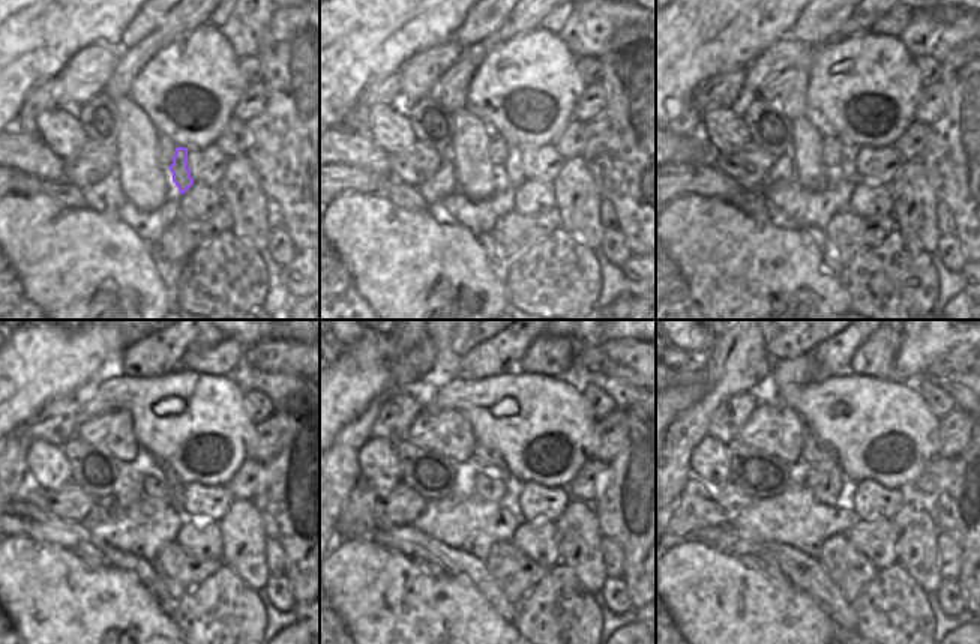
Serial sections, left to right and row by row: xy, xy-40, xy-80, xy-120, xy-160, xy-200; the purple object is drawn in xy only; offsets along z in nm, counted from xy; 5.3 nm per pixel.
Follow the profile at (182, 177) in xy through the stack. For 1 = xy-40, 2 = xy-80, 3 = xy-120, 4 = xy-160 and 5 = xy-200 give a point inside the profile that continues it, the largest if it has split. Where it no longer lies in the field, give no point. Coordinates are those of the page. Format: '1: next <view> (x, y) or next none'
1: next xy-40 (514, 167)
2: next xy-80 (848, 164)
3: next xy-120 (176, 487)
4: next xy-160 (486, 457)
5: next xy-200 (814, 451)

